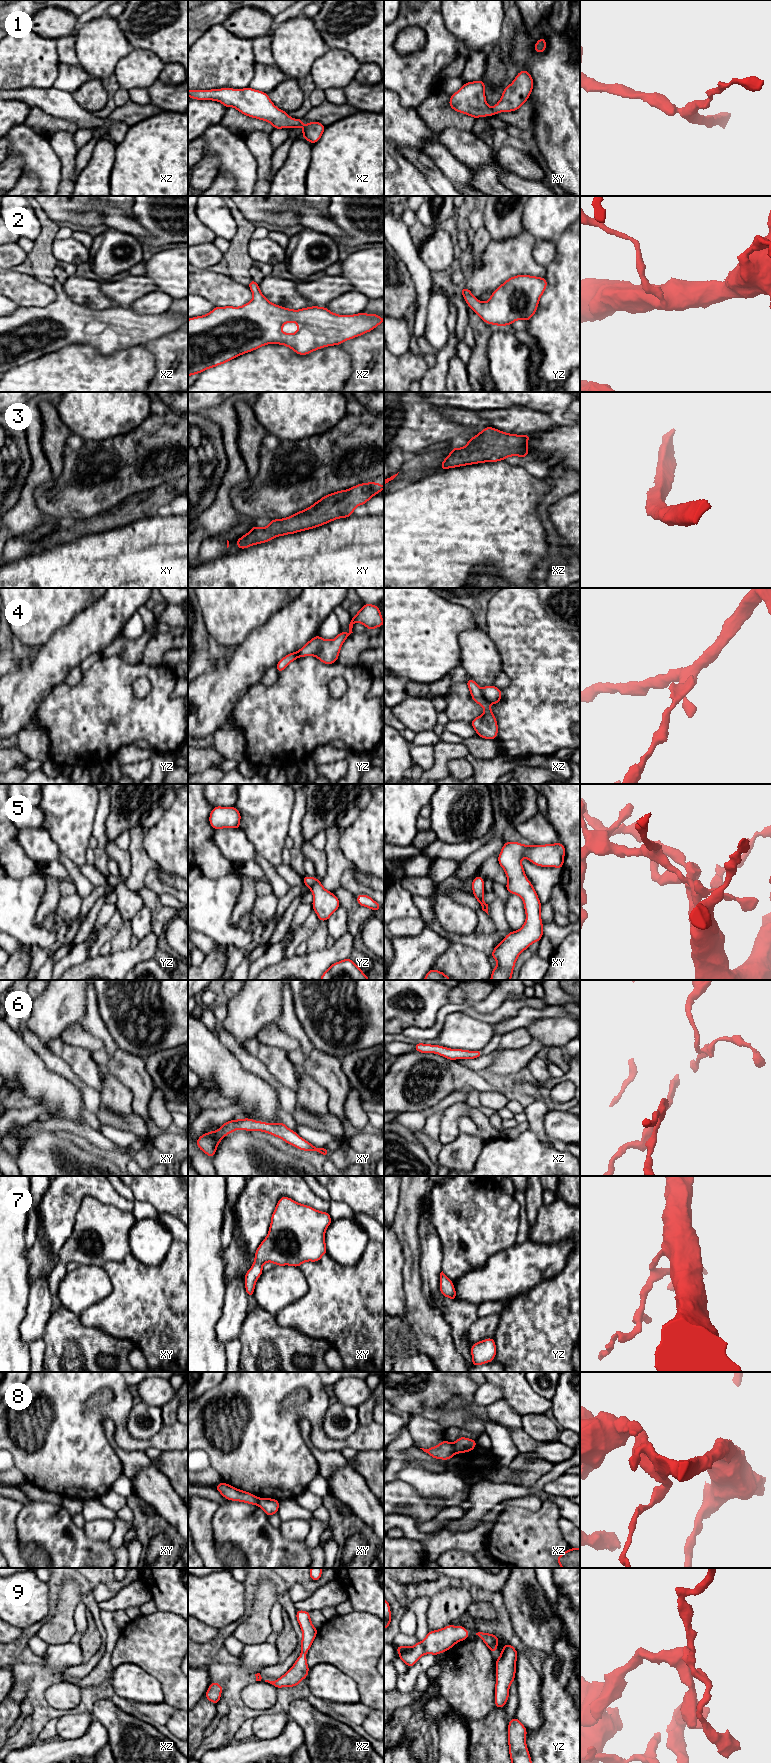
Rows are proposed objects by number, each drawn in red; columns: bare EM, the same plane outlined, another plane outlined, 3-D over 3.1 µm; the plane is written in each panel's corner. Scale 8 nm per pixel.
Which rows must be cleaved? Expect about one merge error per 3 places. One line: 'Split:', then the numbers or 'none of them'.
Split: 4, 8

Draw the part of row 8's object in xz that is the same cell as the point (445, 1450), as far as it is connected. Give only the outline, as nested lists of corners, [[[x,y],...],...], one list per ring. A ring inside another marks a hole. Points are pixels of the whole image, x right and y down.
[[[446,1440],[442,1441],[435,1447],[430,1447],[428,1449],[420,1449],[428,1453],[431,1457],[442,1460],[451,1459],[456,1454],[454,1445]]]

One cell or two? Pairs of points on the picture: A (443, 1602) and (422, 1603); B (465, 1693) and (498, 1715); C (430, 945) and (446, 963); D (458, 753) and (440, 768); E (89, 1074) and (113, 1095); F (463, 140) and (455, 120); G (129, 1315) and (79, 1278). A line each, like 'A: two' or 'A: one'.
A: two
B: two
C: two
D: one
E: two
F: two
G: two

